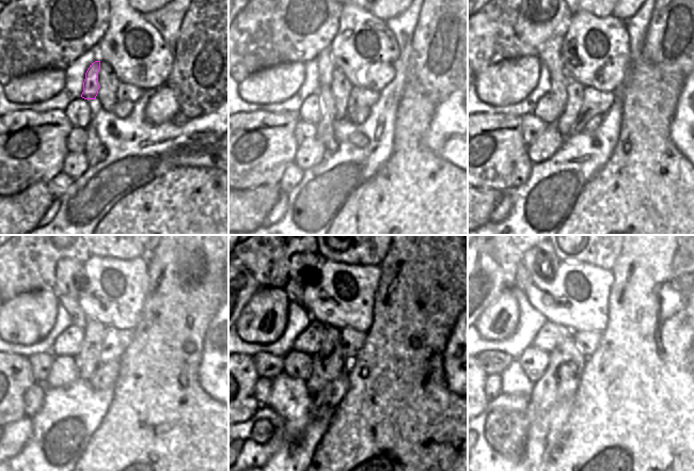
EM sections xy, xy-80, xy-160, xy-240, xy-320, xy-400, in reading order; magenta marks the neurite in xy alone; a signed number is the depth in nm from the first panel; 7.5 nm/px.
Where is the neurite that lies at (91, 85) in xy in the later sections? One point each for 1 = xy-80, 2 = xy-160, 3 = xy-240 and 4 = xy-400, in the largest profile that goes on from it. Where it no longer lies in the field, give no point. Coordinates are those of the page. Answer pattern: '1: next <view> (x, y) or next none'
1: next xy-80 (326, 65)
2: next xy-160 (551, 53)
3: next xy-240 (69, 275)
4: next xy-400 (541, 258)

